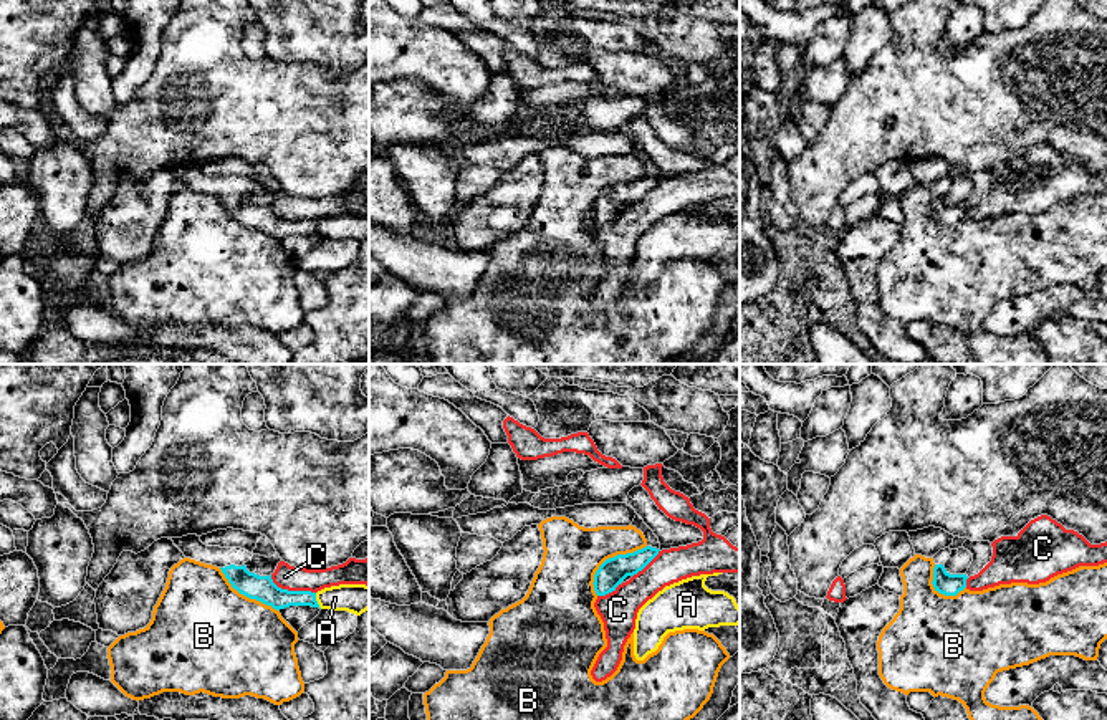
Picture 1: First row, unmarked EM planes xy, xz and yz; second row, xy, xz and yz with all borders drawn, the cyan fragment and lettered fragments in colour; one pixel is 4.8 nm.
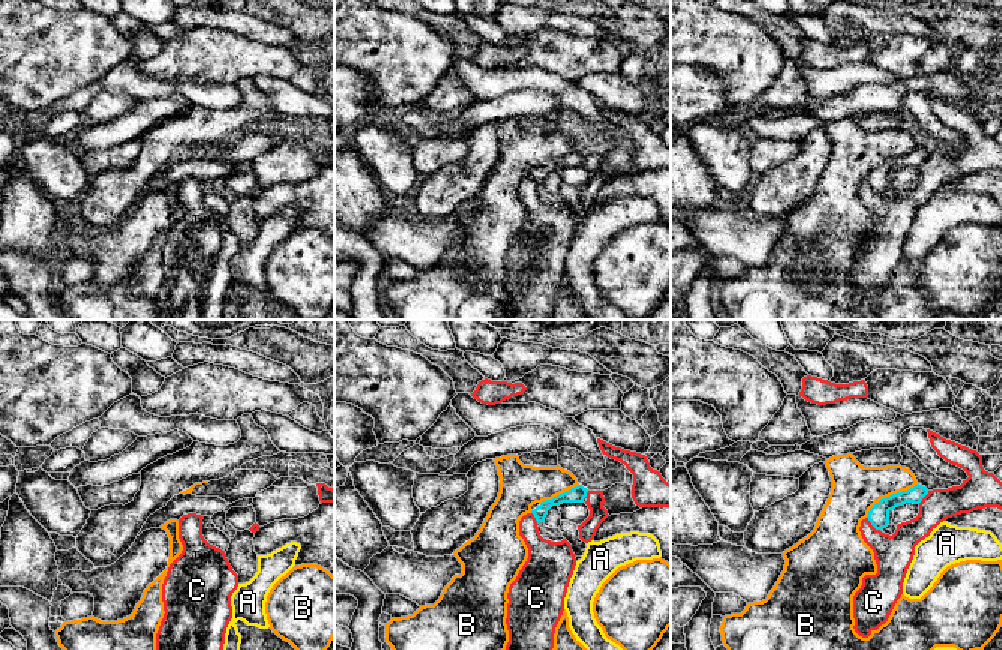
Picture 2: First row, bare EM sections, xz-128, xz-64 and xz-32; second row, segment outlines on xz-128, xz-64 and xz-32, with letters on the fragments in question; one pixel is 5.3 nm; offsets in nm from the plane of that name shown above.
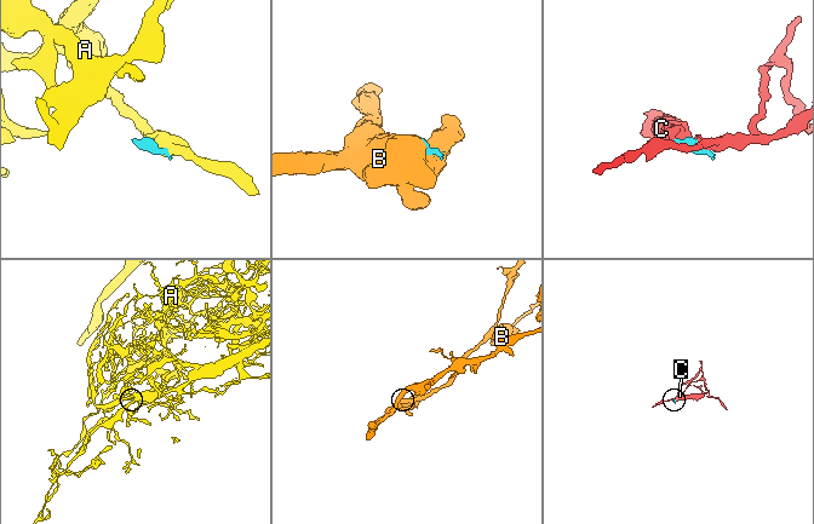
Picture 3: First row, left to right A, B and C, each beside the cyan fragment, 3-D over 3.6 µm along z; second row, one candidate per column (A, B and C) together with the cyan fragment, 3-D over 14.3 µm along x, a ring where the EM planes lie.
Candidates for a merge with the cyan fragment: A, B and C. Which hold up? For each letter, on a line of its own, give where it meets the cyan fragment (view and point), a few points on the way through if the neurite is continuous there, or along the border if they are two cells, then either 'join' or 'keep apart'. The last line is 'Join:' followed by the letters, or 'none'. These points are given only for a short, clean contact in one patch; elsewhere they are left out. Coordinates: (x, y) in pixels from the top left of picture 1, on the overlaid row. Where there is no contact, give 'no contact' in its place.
A: contact xy (316, 601); border xy (315, 593), (315, 600), (321, 608); keep apart
B: contact xz (609, 558); border xz (646, 545), (609, 556), (594, 575), (594, 593); keep apart
C: contact xy (292, 591); keep apart
Join: none

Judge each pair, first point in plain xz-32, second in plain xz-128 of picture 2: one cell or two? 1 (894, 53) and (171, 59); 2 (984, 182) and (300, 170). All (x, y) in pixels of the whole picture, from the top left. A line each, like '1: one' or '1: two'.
1: one
2: two

